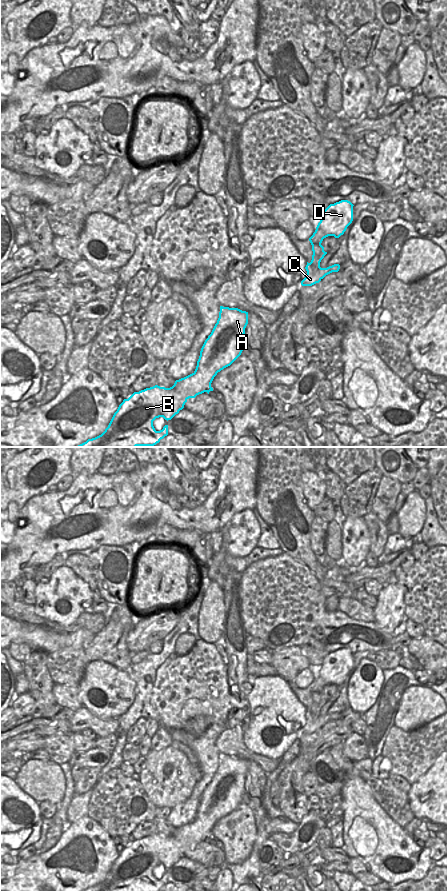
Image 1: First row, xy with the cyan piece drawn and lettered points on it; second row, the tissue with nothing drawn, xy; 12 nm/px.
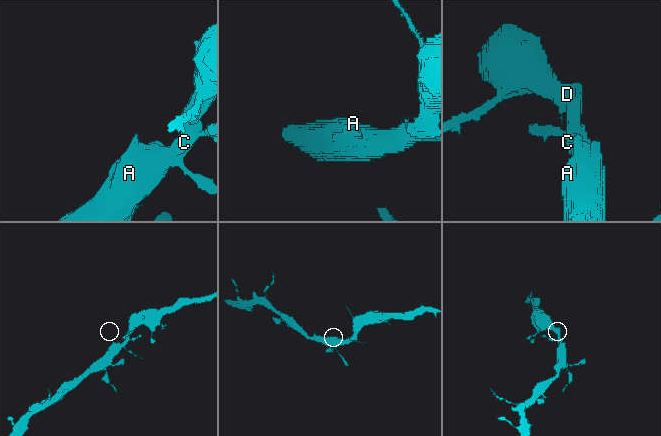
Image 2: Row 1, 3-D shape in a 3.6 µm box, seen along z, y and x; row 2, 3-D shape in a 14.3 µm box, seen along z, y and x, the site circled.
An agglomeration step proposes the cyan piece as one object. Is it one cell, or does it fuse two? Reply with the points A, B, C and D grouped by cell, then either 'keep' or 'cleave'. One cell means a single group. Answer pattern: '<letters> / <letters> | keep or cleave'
A B C D | keep

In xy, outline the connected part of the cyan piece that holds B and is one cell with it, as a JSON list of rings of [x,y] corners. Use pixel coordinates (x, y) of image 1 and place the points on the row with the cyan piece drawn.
[[[220,306],[219,318],[211,334],[205,340],[195,371],[179,380],[170,388],[155,385],[139,392],[134,392],[128,399],[124,399],[114,413],[105,431],[77,447],[137,447],[154,446],[168,435],[168,425],[156,431],[153,421],[163,417],[171,420],[184,408],[189,398],[213,391],[211,383],[218,372],[230,366],[242,353],[245,346],[244,334],[248,324],[248,312],[238,308]]]

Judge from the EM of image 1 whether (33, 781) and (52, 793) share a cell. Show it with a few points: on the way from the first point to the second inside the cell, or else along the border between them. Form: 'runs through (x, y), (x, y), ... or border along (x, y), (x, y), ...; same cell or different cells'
runs through (38, 781), (47, 788); same cell

